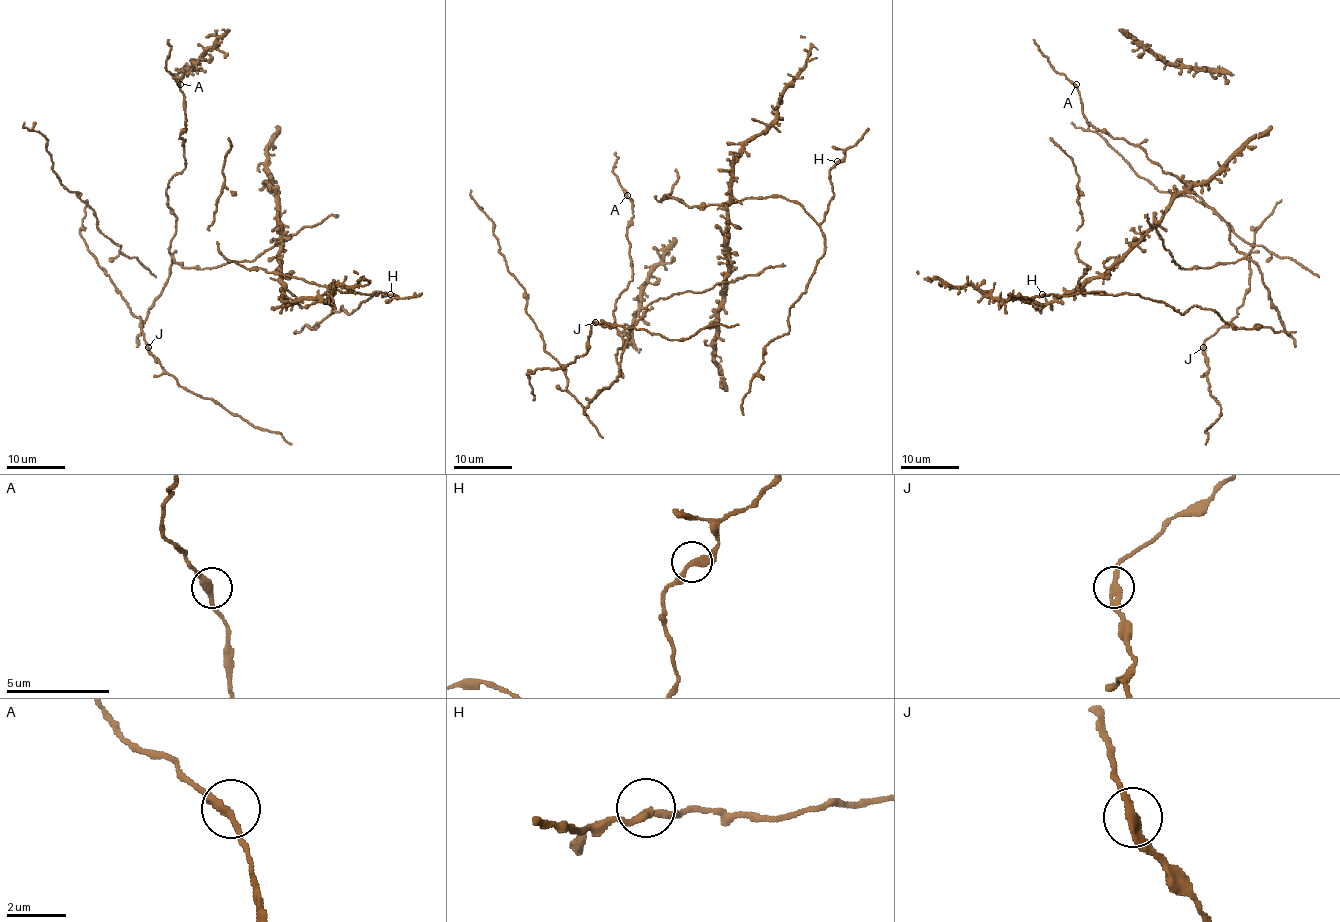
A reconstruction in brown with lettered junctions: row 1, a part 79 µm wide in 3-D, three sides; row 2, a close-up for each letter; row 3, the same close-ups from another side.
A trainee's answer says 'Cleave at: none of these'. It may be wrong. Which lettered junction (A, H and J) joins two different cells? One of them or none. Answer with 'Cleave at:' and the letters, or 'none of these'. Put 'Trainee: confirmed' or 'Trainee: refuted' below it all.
Cleave at: none of these
Trainee: confirmed

